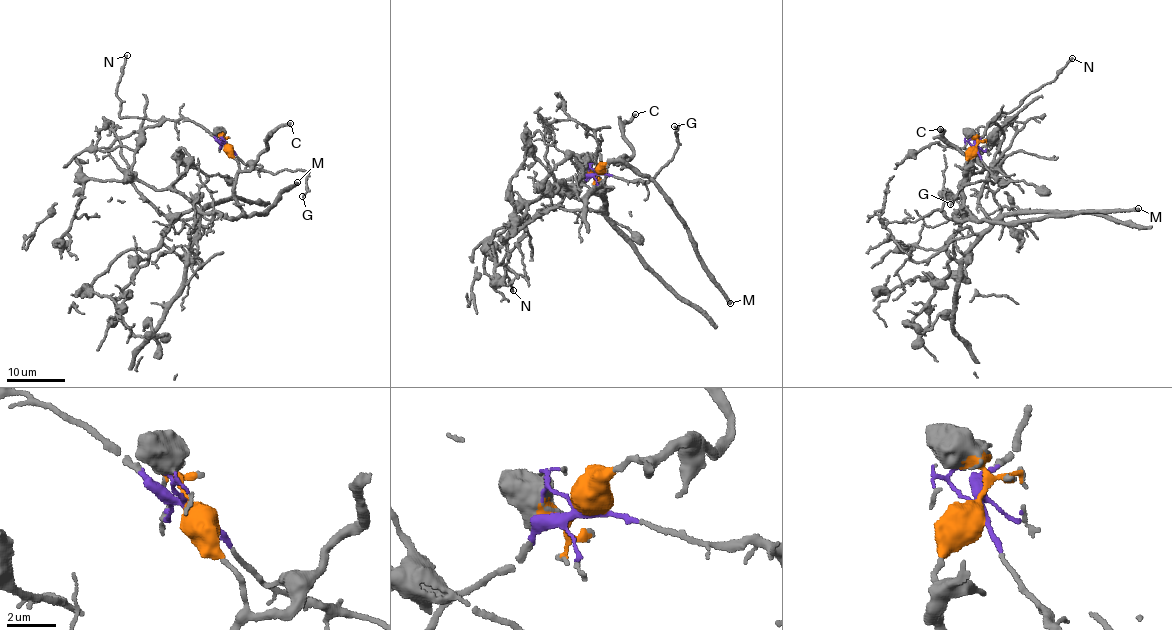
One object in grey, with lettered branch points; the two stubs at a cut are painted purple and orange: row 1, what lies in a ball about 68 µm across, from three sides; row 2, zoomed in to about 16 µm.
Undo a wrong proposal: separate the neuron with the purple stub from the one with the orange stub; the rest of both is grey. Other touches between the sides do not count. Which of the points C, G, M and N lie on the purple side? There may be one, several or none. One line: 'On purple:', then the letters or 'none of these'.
On purple: G, N

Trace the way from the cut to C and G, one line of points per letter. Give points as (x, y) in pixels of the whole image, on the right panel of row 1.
C: (975, 148), (968, 158), (965, 174), (972, 159), (945, 139), (940, 128)
G: (975, 148), (996, 180), (968, 183), (950, 204)

